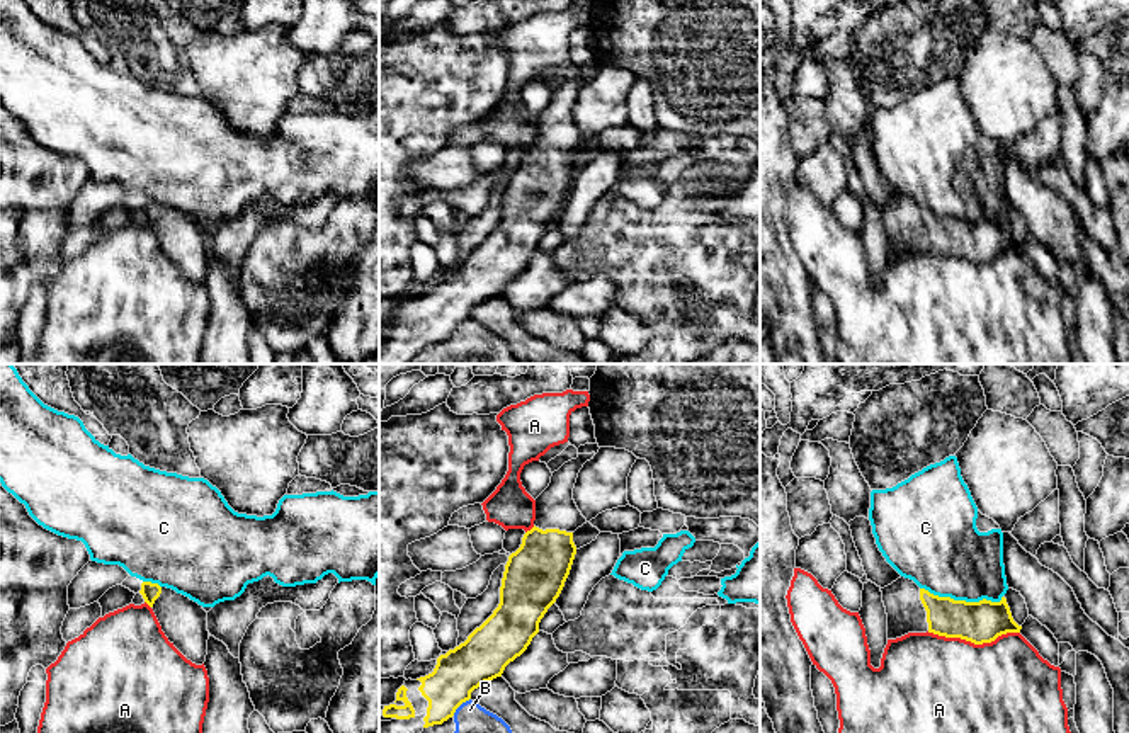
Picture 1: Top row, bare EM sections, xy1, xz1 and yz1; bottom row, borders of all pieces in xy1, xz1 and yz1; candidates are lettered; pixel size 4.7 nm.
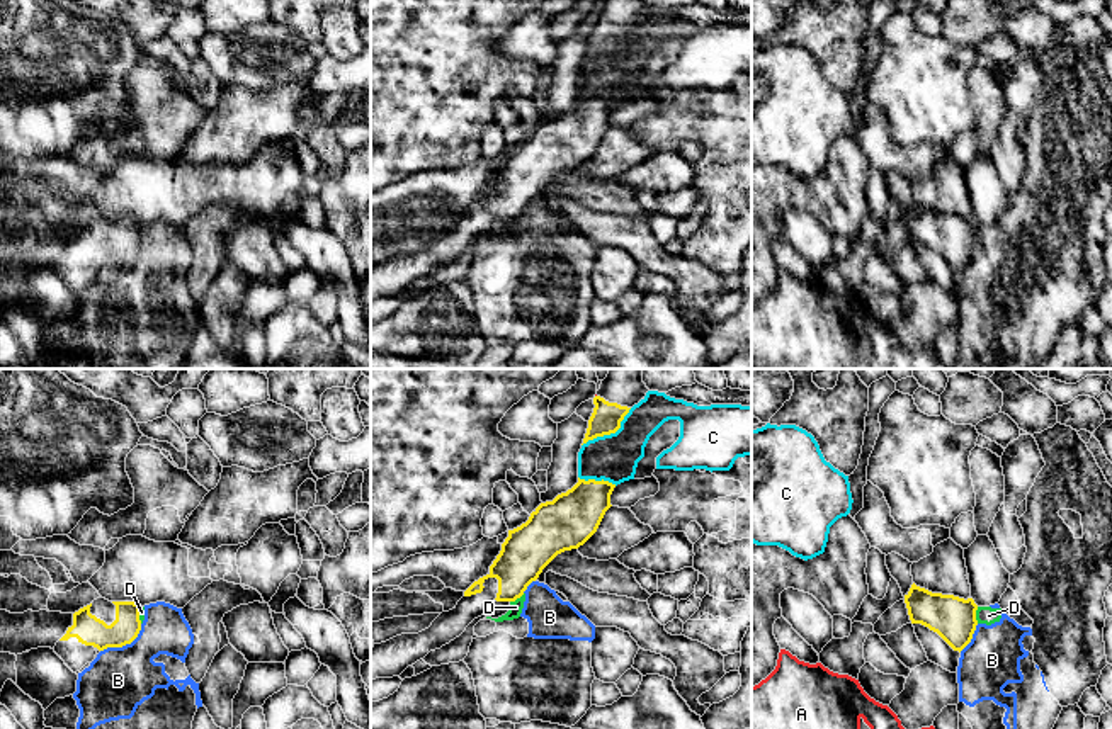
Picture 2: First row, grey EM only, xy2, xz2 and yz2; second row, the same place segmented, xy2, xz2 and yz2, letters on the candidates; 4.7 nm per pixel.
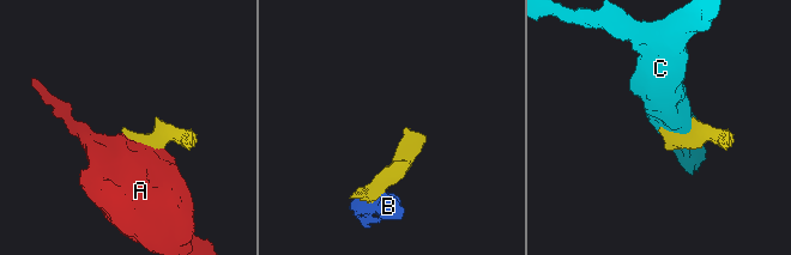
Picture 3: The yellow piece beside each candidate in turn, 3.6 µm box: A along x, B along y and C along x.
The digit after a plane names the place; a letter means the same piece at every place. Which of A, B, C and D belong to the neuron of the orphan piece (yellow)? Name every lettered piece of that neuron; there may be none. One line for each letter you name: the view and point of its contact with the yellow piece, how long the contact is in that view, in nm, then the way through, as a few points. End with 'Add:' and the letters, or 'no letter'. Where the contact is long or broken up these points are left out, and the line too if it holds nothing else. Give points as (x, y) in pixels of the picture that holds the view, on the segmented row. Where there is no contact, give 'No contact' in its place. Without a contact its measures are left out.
Add: no letter

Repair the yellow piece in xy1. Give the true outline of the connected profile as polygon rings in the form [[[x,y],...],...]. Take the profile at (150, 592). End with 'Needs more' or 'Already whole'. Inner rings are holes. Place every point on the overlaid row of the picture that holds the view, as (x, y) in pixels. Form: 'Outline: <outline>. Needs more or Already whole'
Outline: [[[143,582],[139,594],[145,602],[153,609],[162,631],[168,641],[192,663],[202,665],[207,655],[207,612],[197,602],[189,597],[177,594],[172,588],[160,587],[158,583]]]. Needs more

